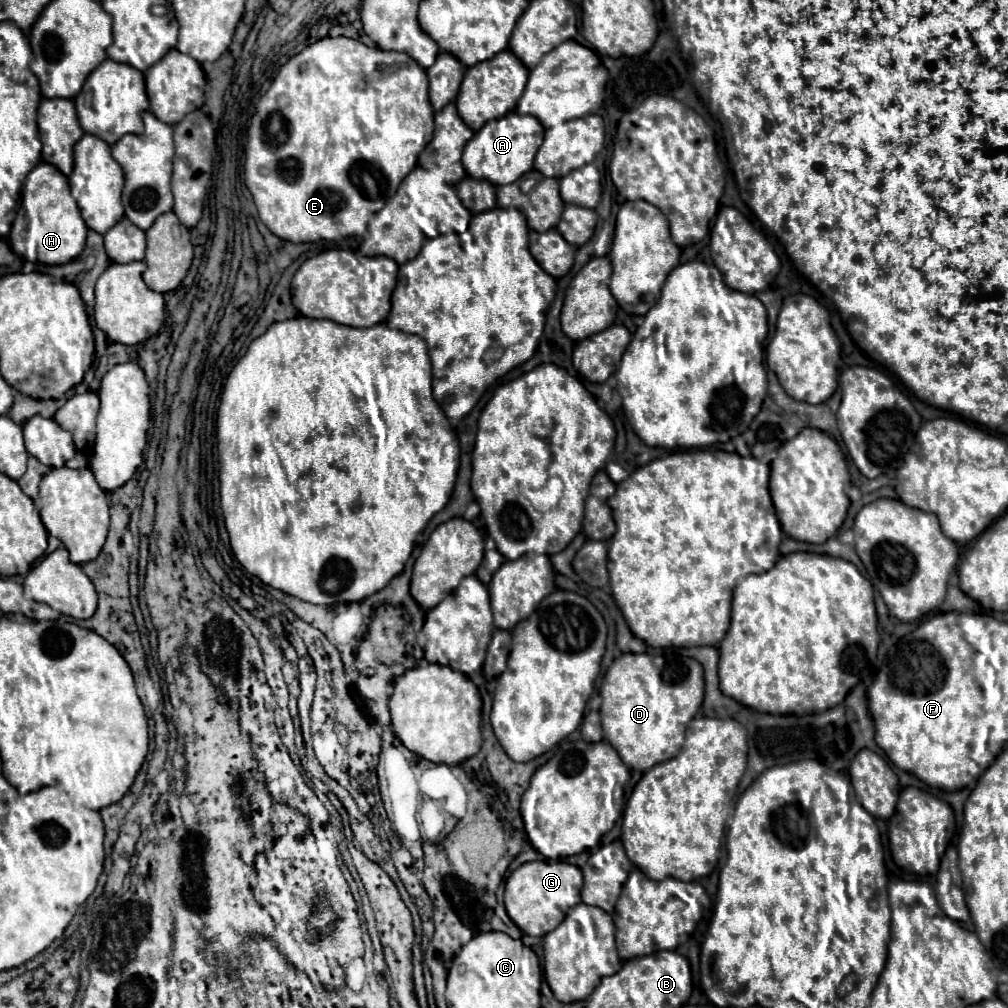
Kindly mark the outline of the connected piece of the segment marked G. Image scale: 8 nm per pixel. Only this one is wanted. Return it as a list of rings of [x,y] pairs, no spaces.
[[[561,860],[530,861],[514,869],[506,879],[504,905],[510,919],[522,929],[522,933],[542,937],[562,923],[570,907],[580,903],[580,891],[582,891],[580,867]]]

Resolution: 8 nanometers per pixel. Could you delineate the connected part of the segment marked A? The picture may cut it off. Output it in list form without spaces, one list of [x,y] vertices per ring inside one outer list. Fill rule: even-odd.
[[[508,113],[502,119],[486,123],[480,131],[474,133],[474,139],[470,139],[462,155],[462,165],[474,179],[484,179],[492,185],[514,183],[534,167],[534,155],[542,145],[542,135],[544,127],[532,115]]]

